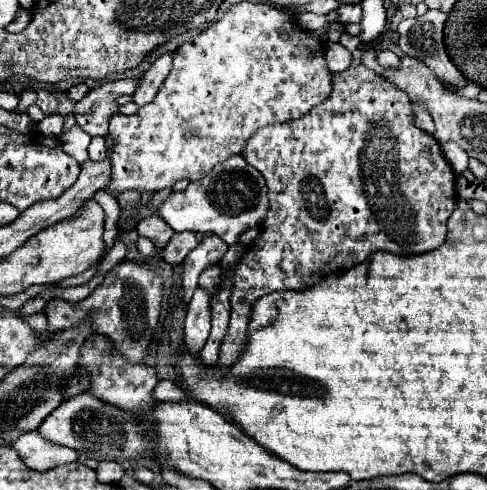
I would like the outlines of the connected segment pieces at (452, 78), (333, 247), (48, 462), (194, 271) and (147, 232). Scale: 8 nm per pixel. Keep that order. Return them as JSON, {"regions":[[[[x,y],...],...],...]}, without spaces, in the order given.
{"regions":[[[[429,9],[425,15],[421,15],[421,17],[413,17],[413,19],[401,21],[399,27],[397,27],[397,31],[399,31],[399,35],[401,35],[399,47],[401,47],[401,51],[403,51],[405,55],[415,57],[417,61],[423,61],[423,63],[435,73],[435,77],[437,77],[441,83],[451,85],[451,87],[455,87],[455,89],[459,91],[459,89],[463,89],[469,81],[467,81],[465,75],[453,65],[453,61],[449,59],[449,55],[447,55],[447,51],[445,51],[445,43],[443,43],[443,27],[445,27],[445,21],[447,21],[447,15],[445,15],[445,13],[441,13],[441,11],[431,11],[431,9]]],[[[351,65],[349,69],[333,75],[333,91],[331,91],[331,95],[325,103],[313,107],[313,111],[309,111],[301,119],[287,121],[283,125],[265,127],[265,129],[257,131],[257,135],[253,135],[253,139],[249,141],[249,147],[245,147],[245,151],[241,155],[253,167],[257,167],[267,181],[267,187],[269,187],[269,215],[265,217],[265,223],[261,223],[261,235],[255,239],[255,243],[251,243],[247,247],[243,259],[239,261],[239,265],[235,269],[233,295],[231,295],[231,321],[229,321],[229,331],[227,331],[227,335],[223,339],[223,345],[221,345],[219,363],[233,363],[233,359],[237,359],[237,351],[241,351],[241,339],[245,339],[245,315],[249,313],[249,303],[253,303],[253,299],[259,299],[261,295],[265,295],[269,291],[275,291],[275,289],[305,287],[305,285],[313,283],[313,279],[319,279],[325,273],[335,273],[339,269],[349,269],[349,267],[361,263],[369,253],[379,251],[379,249],[393,251],[393,253],[399,253],[399,255],[411,255],[411,253],[431,251],[445,241],[445,233],[447,233],[445,223],[447,223],[447,217],[451,215],[451,211],[455,207],[455,173],[453,173],[451,165],[447,163],[447,159],[443,157],[441,145],[429,133],[415,127],[413,117],[415,115],[413,115],[413,109],[411,109],[411,101],[403,91],[393,87],[389,81],[385,81],[381,75],[367,69],[365,65]]],[[[37,431],[19,435],[11,447],[27,463],[27,467],[33,467],[37,471],[45,471],[49,467],[73,463],[79,459],[79,453],[75,449],[69,449],[63,445],[53,445],[53,443],[41,439],[41,435]]],[[[209,235],[197,245],[197,249],[193,249],[185,257],[182,273],[182,302],[185,307],[192,299],[201,271],[205,271],[207,267],[219,265],[223,255],[227,253],[227,249],[229,247],[223,239],[219,239],[217,235]]],[[[151,215],[149,219],[143,219],[141,223],[137,223],[137,233],[143,237],[149,237],[157,243],[157,247],[165,247],[167,241],[171,239],[171,235],[175,233],[159,215]]]]}

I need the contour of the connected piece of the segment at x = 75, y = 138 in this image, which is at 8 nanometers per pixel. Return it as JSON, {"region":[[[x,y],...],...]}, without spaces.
{"region":[[[73,127],[73,129],[61,133],[61,143],[63,143],[65,153],[73,157],[78,164],[89,160],[88,147],[91,139],[92,138],[89,137],[83,129],[79,129],[79,127]]]}

